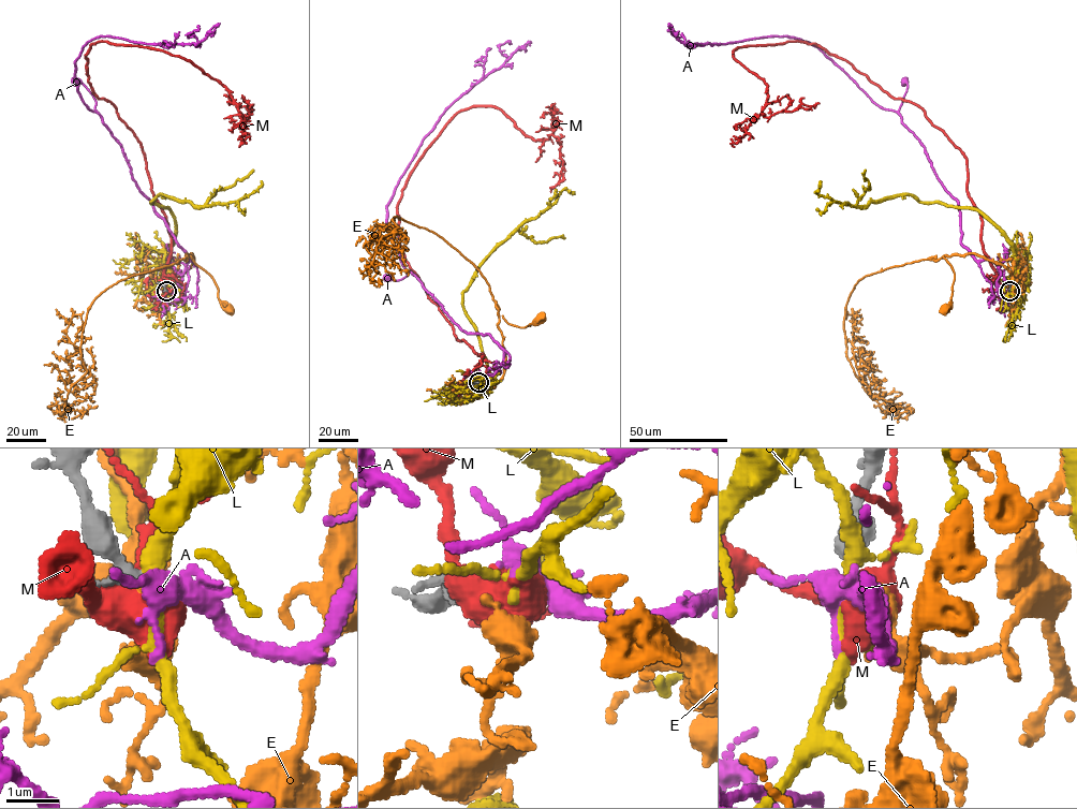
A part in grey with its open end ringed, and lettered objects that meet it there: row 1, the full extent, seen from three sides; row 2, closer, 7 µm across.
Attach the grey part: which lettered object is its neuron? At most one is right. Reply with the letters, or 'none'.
A

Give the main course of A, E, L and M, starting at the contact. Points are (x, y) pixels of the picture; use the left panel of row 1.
A: (166, 290), (172, 293), (180, 284), (192, 261), (132, 178), (92, 93), (75, 82)
E: (166, 291), (172, 276), (194, 262), (191, 253), (186, 255), (212, 278), (220, 303), (230, 309)
L: (166, 291), (175, 219), (167, 208), (151, 202), (165, 195), (197, 206), (226, 204), (255, 191), (261, 180)
M: (165, 290), (166, 216), (86, 55), (165, 50), (248, 117), (239, 103)

